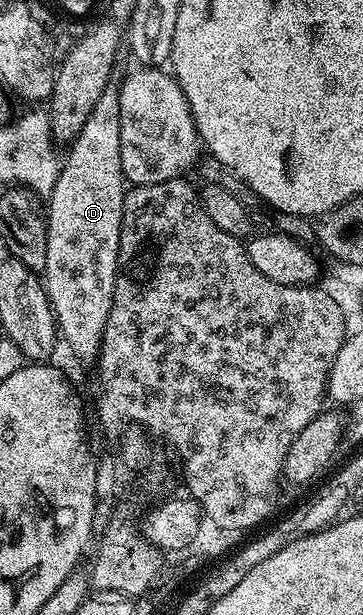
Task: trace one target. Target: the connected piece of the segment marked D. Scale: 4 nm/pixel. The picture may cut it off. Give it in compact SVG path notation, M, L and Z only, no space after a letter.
M118 61L111 70L111 81L71 142L68 159L66 155L46 207L47 251L42 263L46 269L42 273L45 291L63 342L65 339L82 359L95 360L100 352L119 270L117 255L126 194L121 165L120 83L127 69Z

